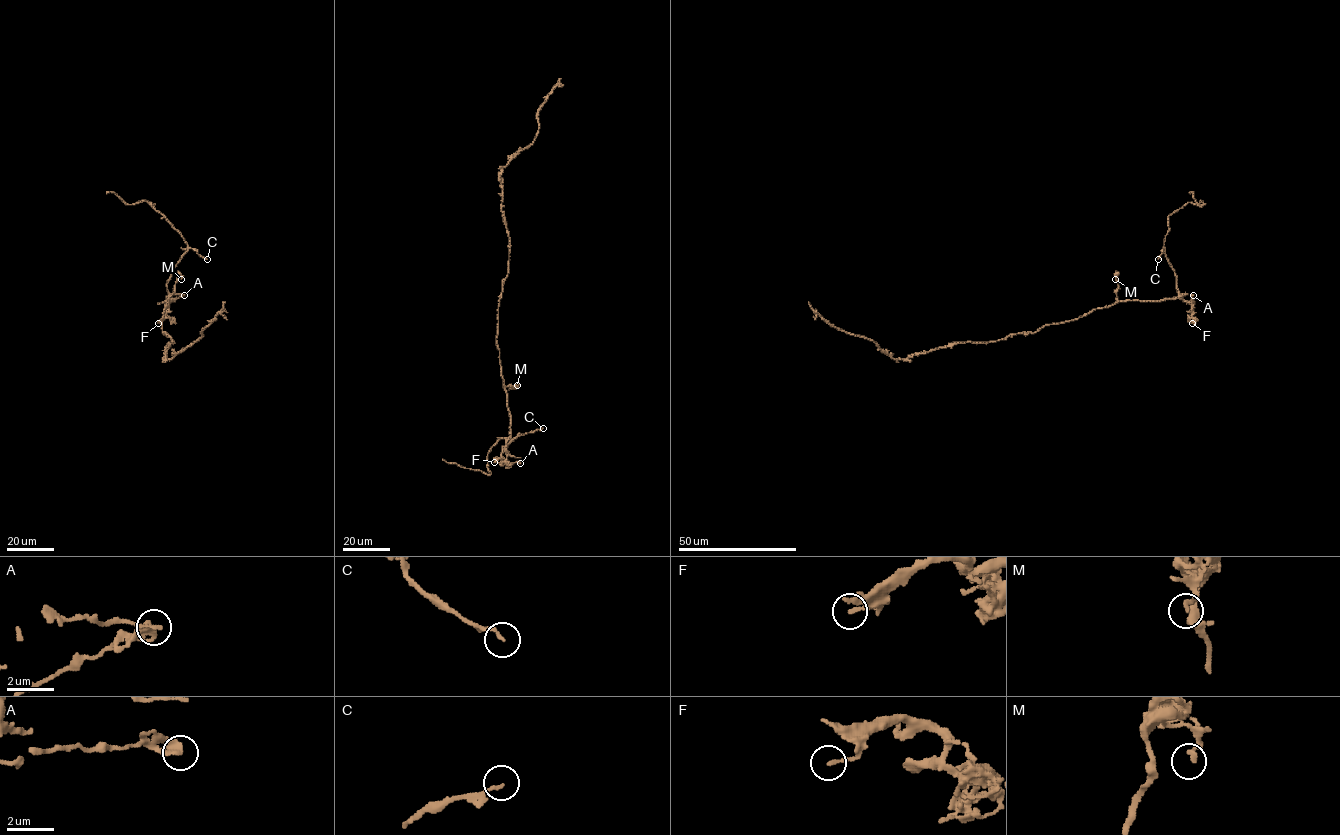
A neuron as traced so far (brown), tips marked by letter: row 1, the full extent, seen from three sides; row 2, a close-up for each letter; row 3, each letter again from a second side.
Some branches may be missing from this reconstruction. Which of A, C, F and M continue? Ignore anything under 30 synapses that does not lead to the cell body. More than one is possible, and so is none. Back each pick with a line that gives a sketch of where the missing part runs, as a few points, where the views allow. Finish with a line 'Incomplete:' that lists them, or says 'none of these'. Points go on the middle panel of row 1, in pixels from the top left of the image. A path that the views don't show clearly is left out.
Incomplete: none of these

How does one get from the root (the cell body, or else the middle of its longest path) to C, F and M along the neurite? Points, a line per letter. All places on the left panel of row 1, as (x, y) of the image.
C: (161, 320), (168, 302), (174, 301), (167, 290), (167, 280), (180, 257), (189, 249), (194, 249), (207, 259)
F: (161, 320), (168, 302), (173, 299), (165, 301), (166, 314), (169, 317), (158, 323)
M: (161, 320), (175, 290), (177, 276), (180, 275), (181, 279)

